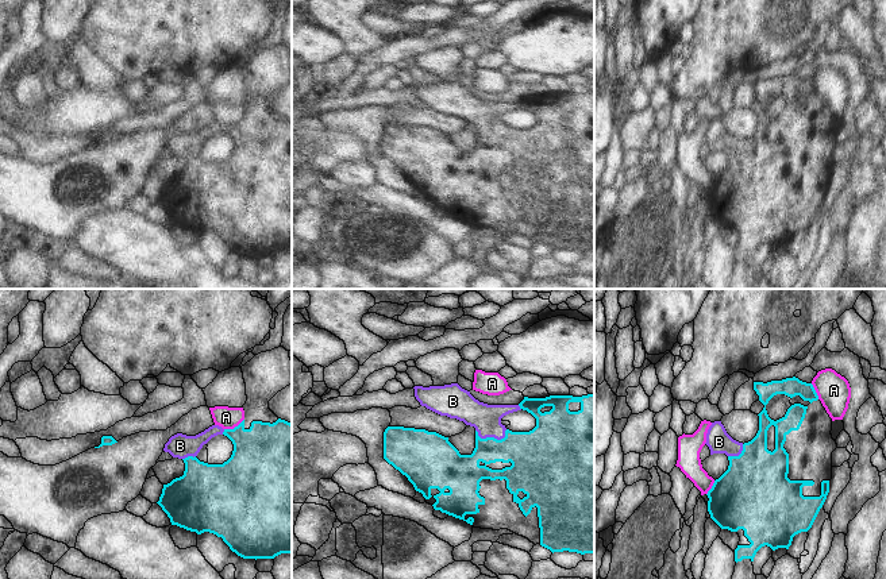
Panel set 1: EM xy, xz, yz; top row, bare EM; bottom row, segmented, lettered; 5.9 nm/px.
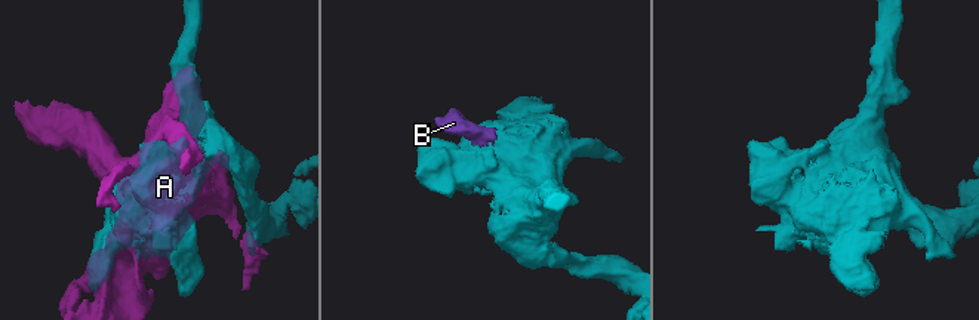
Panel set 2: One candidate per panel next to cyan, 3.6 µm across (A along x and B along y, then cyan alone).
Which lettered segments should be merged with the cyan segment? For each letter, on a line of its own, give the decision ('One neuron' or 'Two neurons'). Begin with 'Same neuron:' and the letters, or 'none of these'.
Same neuron: B
A: Two neurons
B: One neuron.

